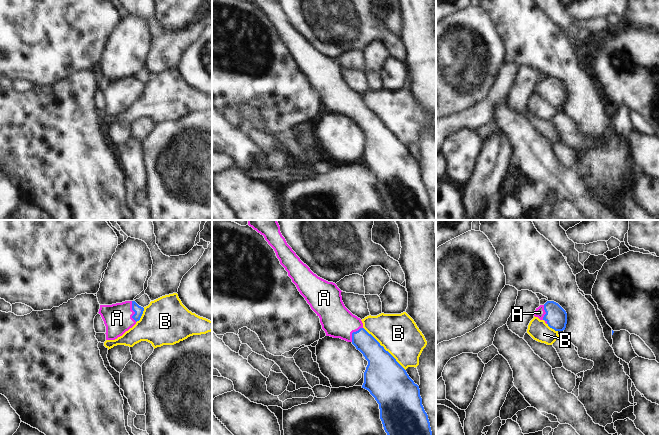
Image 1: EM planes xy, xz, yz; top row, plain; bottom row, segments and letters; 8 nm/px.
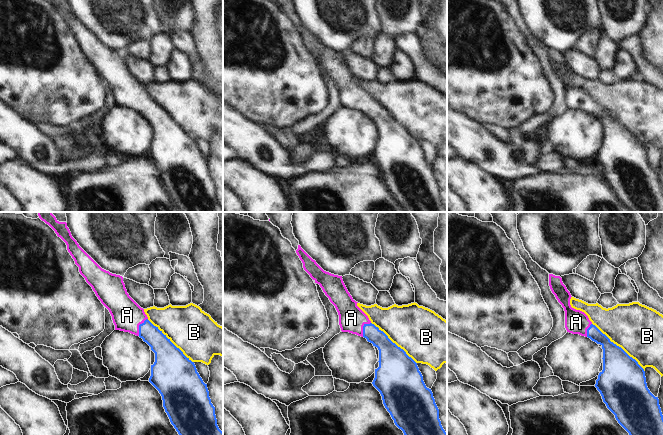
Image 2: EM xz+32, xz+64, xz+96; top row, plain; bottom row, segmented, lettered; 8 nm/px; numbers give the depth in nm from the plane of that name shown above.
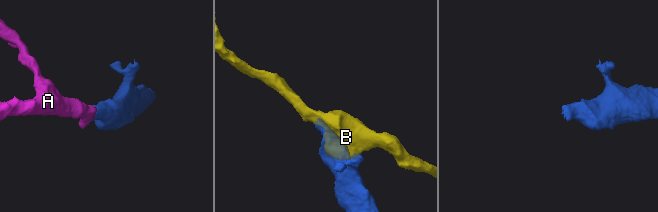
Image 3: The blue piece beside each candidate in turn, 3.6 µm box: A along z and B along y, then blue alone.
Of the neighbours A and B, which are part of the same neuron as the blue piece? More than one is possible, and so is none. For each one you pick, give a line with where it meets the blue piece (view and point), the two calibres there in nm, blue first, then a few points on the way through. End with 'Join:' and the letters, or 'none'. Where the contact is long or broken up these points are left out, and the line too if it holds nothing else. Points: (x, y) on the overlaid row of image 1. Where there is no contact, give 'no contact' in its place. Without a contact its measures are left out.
A: meets blue in xy at (133, 310); 70 nm thick on the blue side, 220 nm on the other; runs through xy (138, 310), (133, 310), (117, 318)
Join: A

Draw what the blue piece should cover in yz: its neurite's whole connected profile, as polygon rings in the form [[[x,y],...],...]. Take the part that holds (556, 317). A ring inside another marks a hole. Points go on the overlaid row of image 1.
[[[547,301],[544,305],[540,305],[536,308],[534,316],[544,320],[555,331],[563,331],[566,328],[567,313],[554,301]]]

